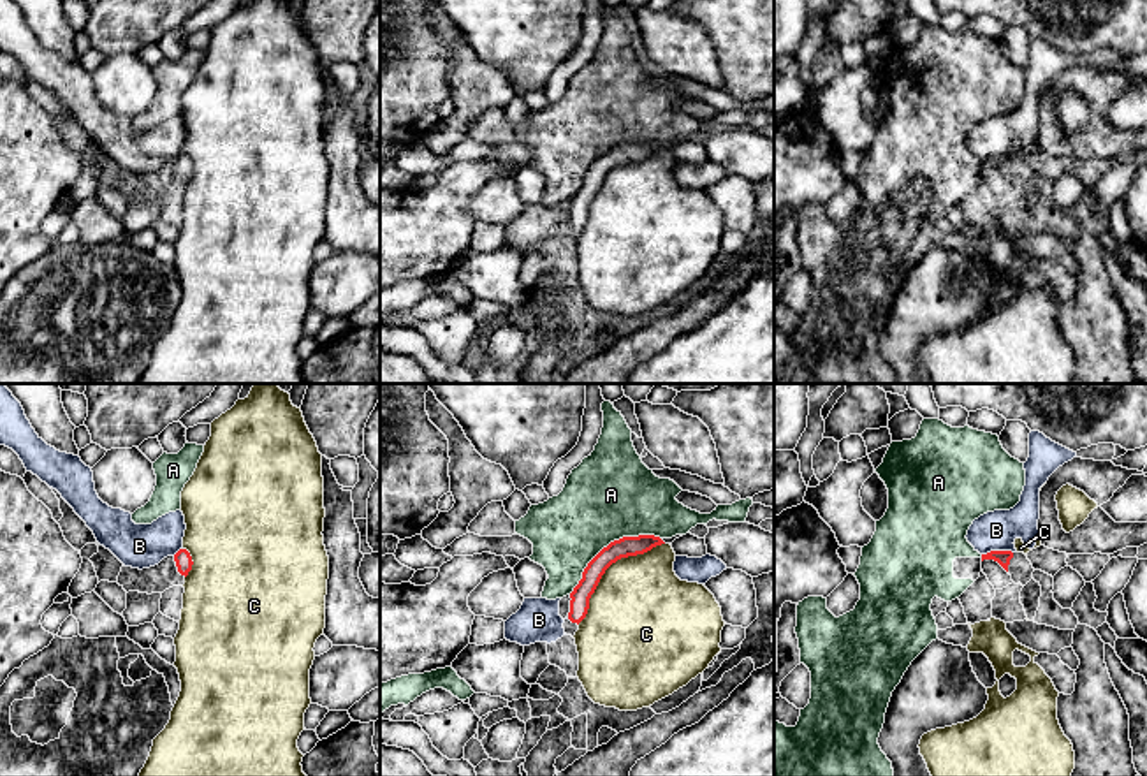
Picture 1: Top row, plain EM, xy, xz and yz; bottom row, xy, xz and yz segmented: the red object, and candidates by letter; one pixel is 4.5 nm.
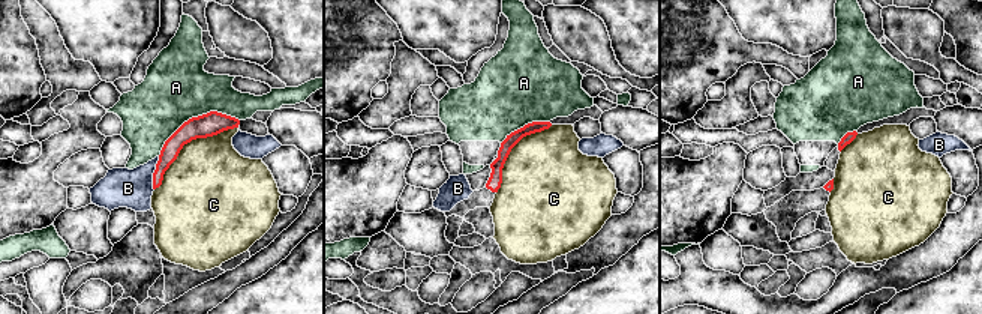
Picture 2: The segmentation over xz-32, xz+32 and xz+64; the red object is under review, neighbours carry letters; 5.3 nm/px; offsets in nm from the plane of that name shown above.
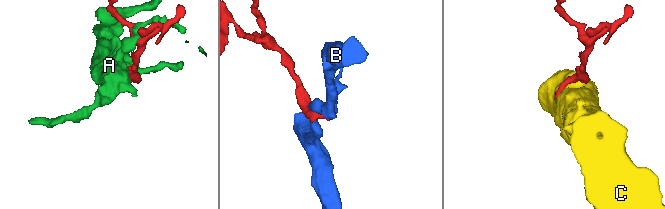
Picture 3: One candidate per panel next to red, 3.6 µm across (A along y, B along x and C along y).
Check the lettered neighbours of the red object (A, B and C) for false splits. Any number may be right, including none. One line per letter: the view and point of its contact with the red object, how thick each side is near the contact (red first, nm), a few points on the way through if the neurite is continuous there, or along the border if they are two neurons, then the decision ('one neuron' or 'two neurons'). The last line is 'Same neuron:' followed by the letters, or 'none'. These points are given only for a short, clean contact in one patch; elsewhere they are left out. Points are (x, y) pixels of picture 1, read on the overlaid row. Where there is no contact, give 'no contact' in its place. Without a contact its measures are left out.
A: meets red in xz at (611, 542); 100 nm thick on the red side, 400 nm on the other; two neurons
B: meets red in yz at (996, 551); 70 nm thick on the red side, 180 nm on the other; two neurons
C: meets red in xz at (607, 567); 100 nm thick on the red side, 460 nm on the other; two neurons
Same neuron: none

